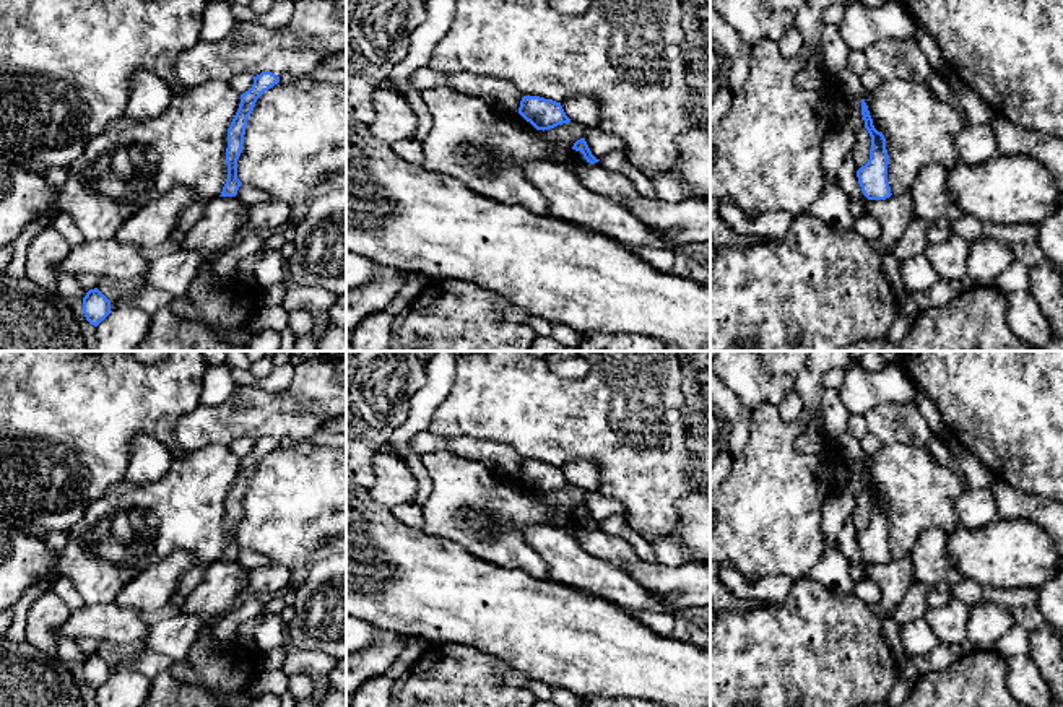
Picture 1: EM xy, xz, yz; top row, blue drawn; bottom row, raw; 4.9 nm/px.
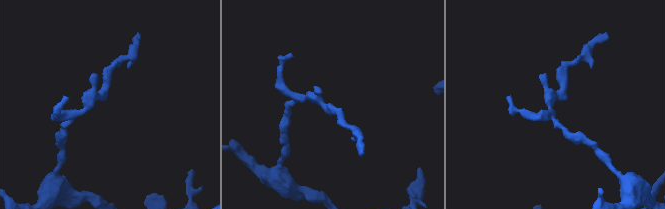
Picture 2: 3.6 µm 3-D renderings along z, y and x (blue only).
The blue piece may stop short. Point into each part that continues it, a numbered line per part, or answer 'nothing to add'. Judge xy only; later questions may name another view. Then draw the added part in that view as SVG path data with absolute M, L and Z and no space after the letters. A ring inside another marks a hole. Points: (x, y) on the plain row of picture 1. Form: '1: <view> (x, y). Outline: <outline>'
nothing to add

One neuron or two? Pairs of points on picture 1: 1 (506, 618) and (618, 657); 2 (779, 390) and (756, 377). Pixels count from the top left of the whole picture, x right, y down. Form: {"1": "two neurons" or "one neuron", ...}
{"1": "one neuron", "2": "one neuron"}

